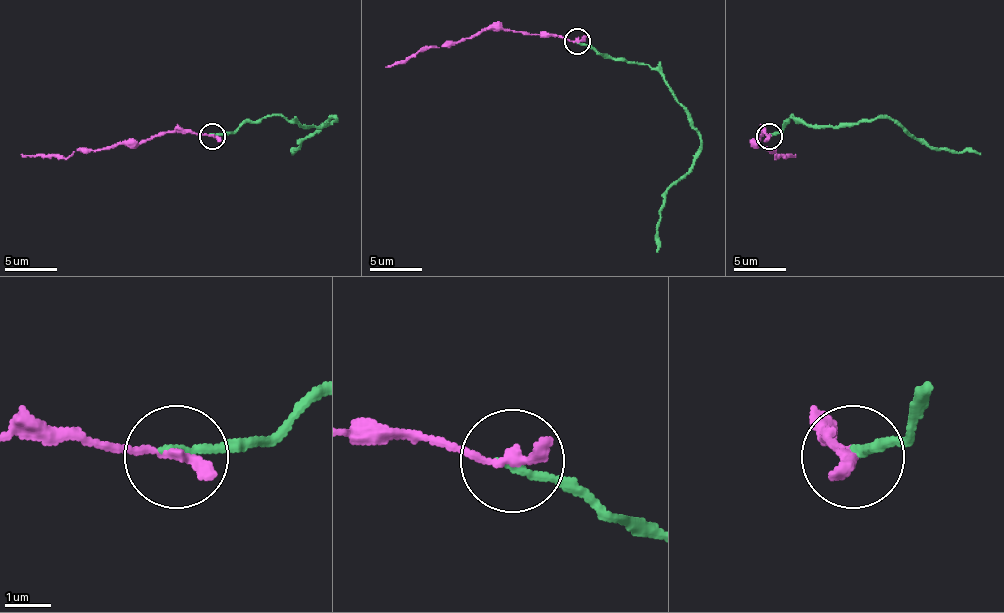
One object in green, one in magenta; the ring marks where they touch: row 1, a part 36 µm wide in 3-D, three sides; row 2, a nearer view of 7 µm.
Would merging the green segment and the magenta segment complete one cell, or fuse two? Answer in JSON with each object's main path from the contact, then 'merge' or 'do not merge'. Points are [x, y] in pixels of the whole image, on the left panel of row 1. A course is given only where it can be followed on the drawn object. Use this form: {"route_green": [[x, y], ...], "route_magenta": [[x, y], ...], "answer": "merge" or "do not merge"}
{"route_green": [[213, 134], [231, 134], [247, 121], [283, 116], [301, 126], [325, 126], [335, 121], [330, 118], [291, 155]], "route_magenta": [[213, 137], [192, 131], [161, 131], [137, 142], [119, 142], [103, 150], [77, 150], [67, 157], [20, 155]], "answer": "merge"}

